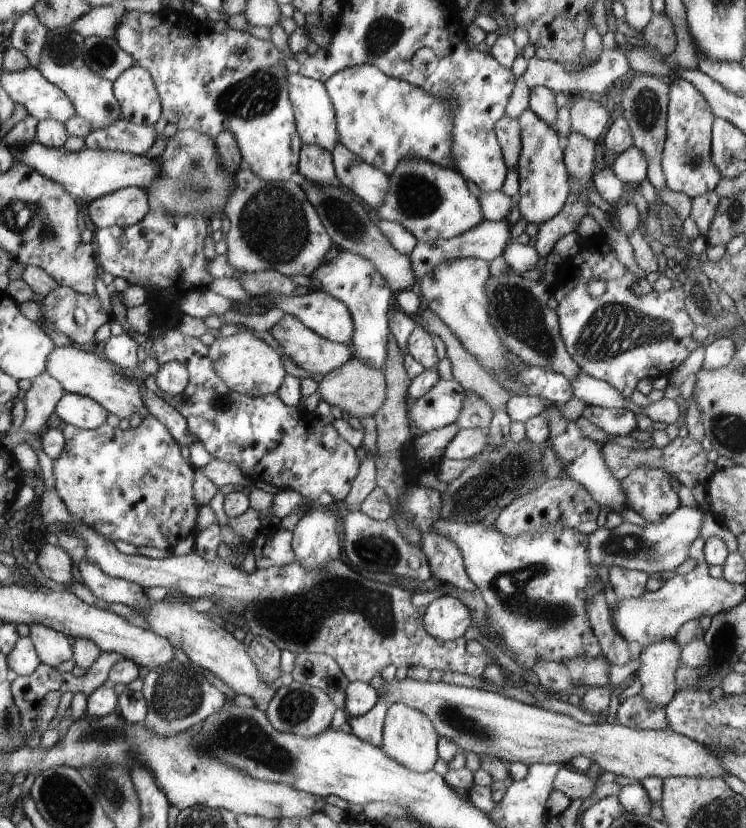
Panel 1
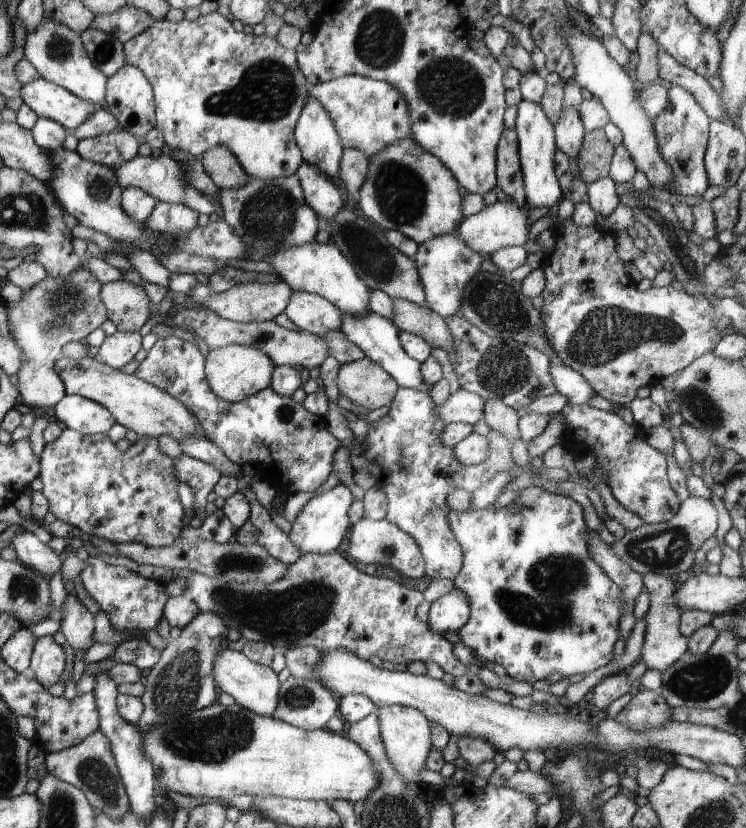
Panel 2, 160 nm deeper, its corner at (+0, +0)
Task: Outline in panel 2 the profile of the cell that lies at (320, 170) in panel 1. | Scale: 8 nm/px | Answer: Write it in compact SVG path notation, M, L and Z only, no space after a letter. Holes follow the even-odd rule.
M302 162L297 176L306 204L316 212L322 225L324 220L332 220L340 212L340 208L345 206L342 192L334 184L334 180L316 166Z

